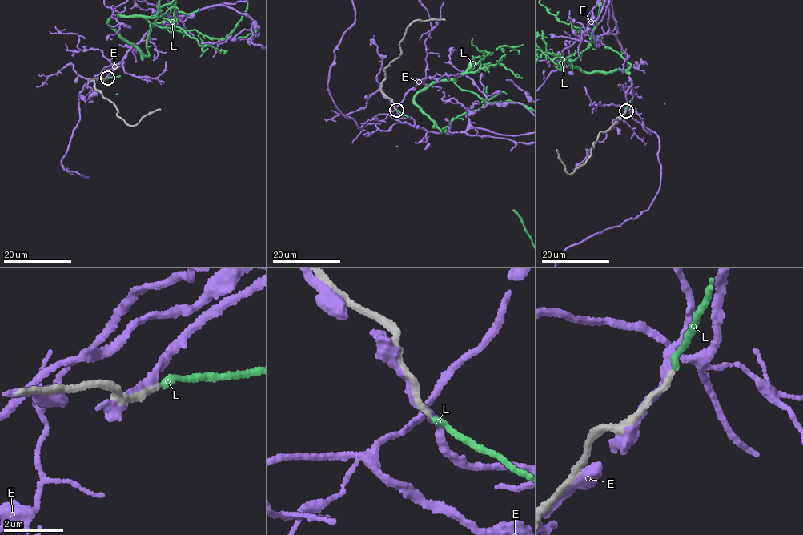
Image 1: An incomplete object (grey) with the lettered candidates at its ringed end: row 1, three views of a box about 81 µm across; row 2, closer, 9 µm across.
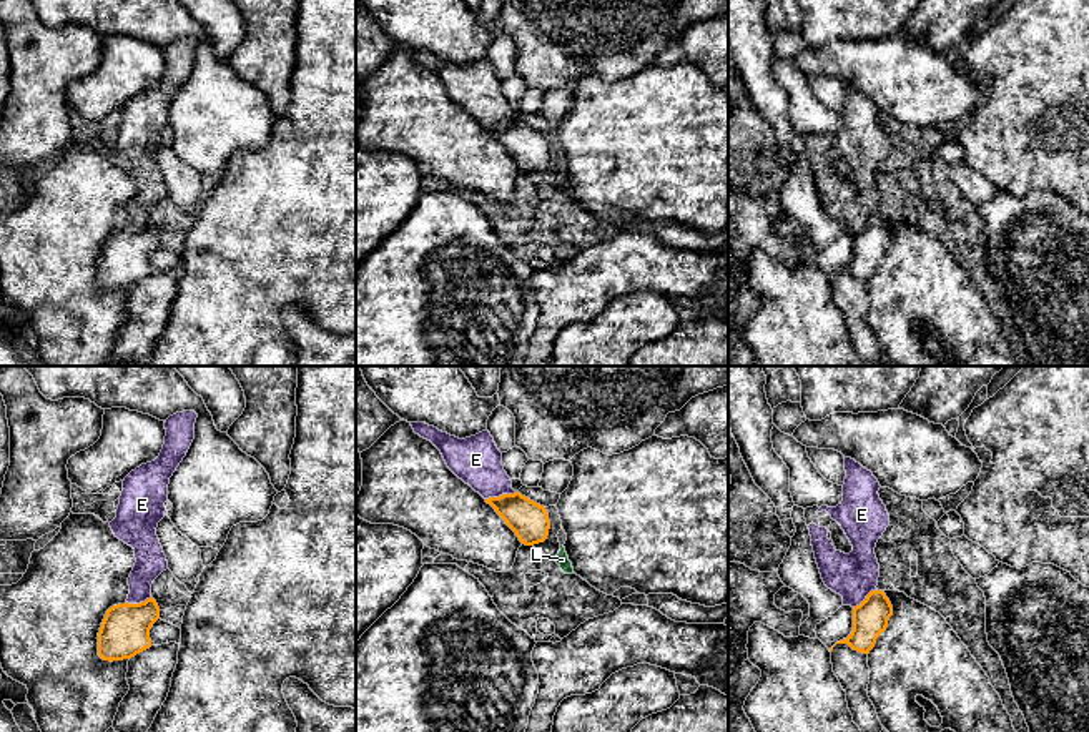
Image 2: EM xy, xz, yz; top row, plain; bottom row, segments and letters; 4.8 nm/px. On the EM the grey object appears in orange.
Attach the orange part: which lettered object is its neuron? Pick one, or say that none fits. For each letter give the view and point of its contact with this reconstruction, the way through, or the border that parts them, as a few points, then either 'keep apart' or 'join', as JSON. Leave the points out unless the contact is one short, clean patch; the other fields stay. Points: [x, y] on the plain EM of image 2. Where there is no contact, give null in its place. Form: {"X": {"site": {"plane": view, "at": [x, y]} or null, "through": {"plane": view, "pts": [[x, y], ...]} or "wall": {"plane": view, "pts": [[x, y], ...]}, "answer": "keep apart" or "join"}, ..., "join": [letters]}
{"E": {"site": {"plane": "xz", "at": [502, 122]}, "wall": {"plane": "xz", "pts": [[516, 118], [486, 127]]}, "answer": "keep apart"}, "L": {"site": null, "answer": "join"}, "join": ["L"]}

